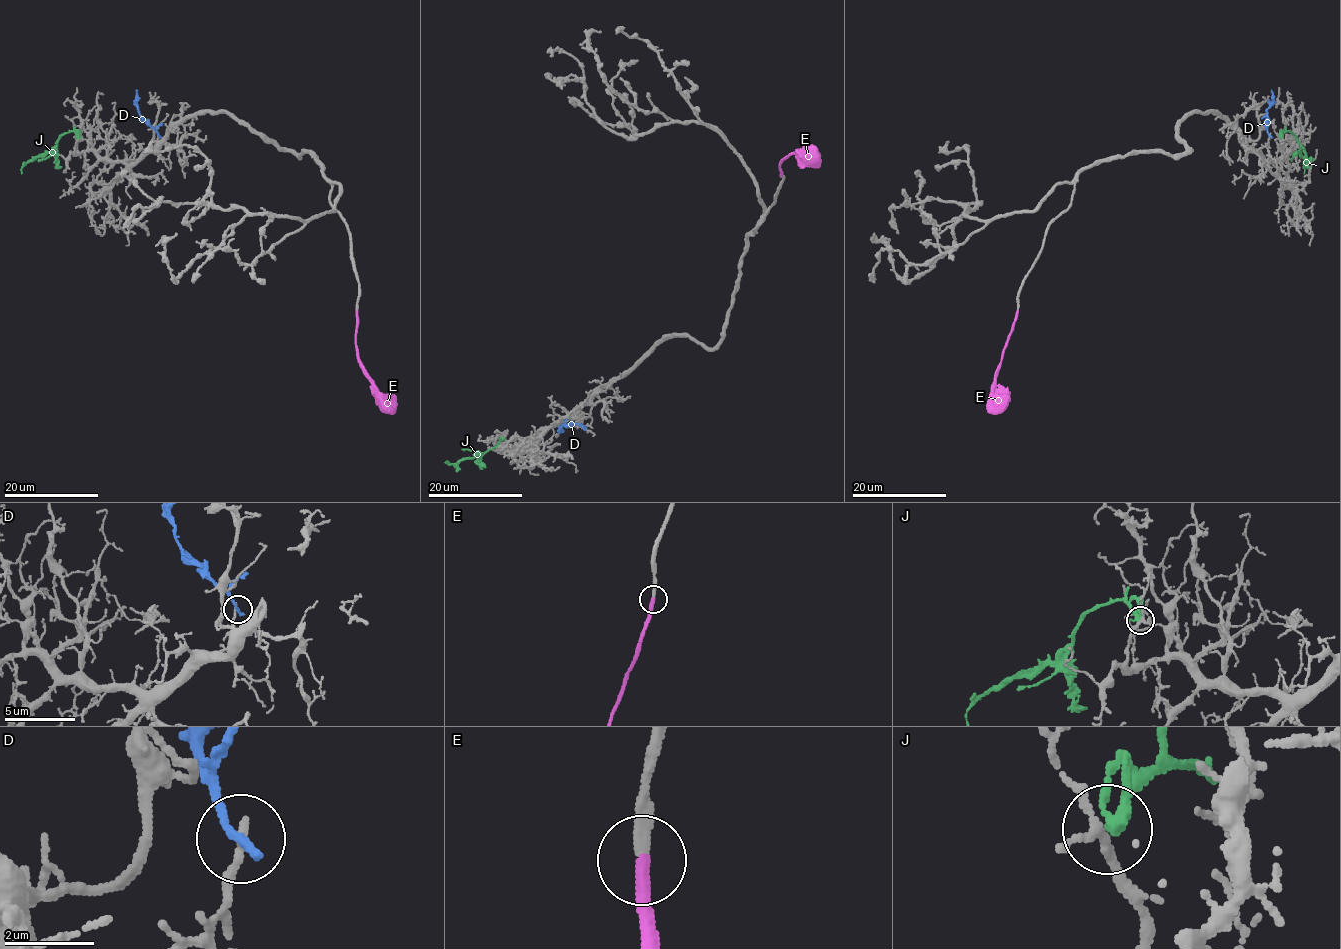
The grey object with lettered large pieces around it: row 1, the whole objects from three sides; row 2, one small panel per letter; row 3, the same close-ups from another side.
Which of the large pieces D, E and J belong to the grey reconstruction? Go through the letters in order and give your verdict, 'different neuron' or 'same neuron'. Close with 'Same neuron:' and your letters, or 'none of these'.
D: different neuron
E: same neuron
J: different neuron
Same neuron: E

